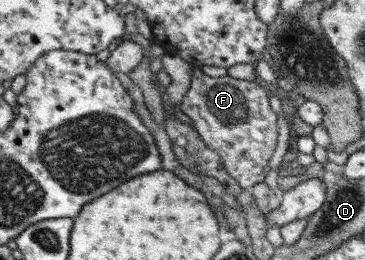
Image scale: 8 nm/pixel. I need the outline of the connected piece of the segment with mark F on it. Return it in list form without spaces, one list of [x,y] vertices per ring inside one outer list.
[[[194,66],[192,84],[186,93],[180,106],[181,111],[185,113],[185,118],[195,125],[205,143],[210,149],[216,152],[221,158],[224,166],[230,175],[245,189],[252,189],[258,183],[265,181],[269,161],[277,149],[277,113],[271,107],[269,101],[270,90],[260,85],[258,80],[246,81],[243,79],[234,79],[230,76],[210,77],[205,75],[201,66]]]

